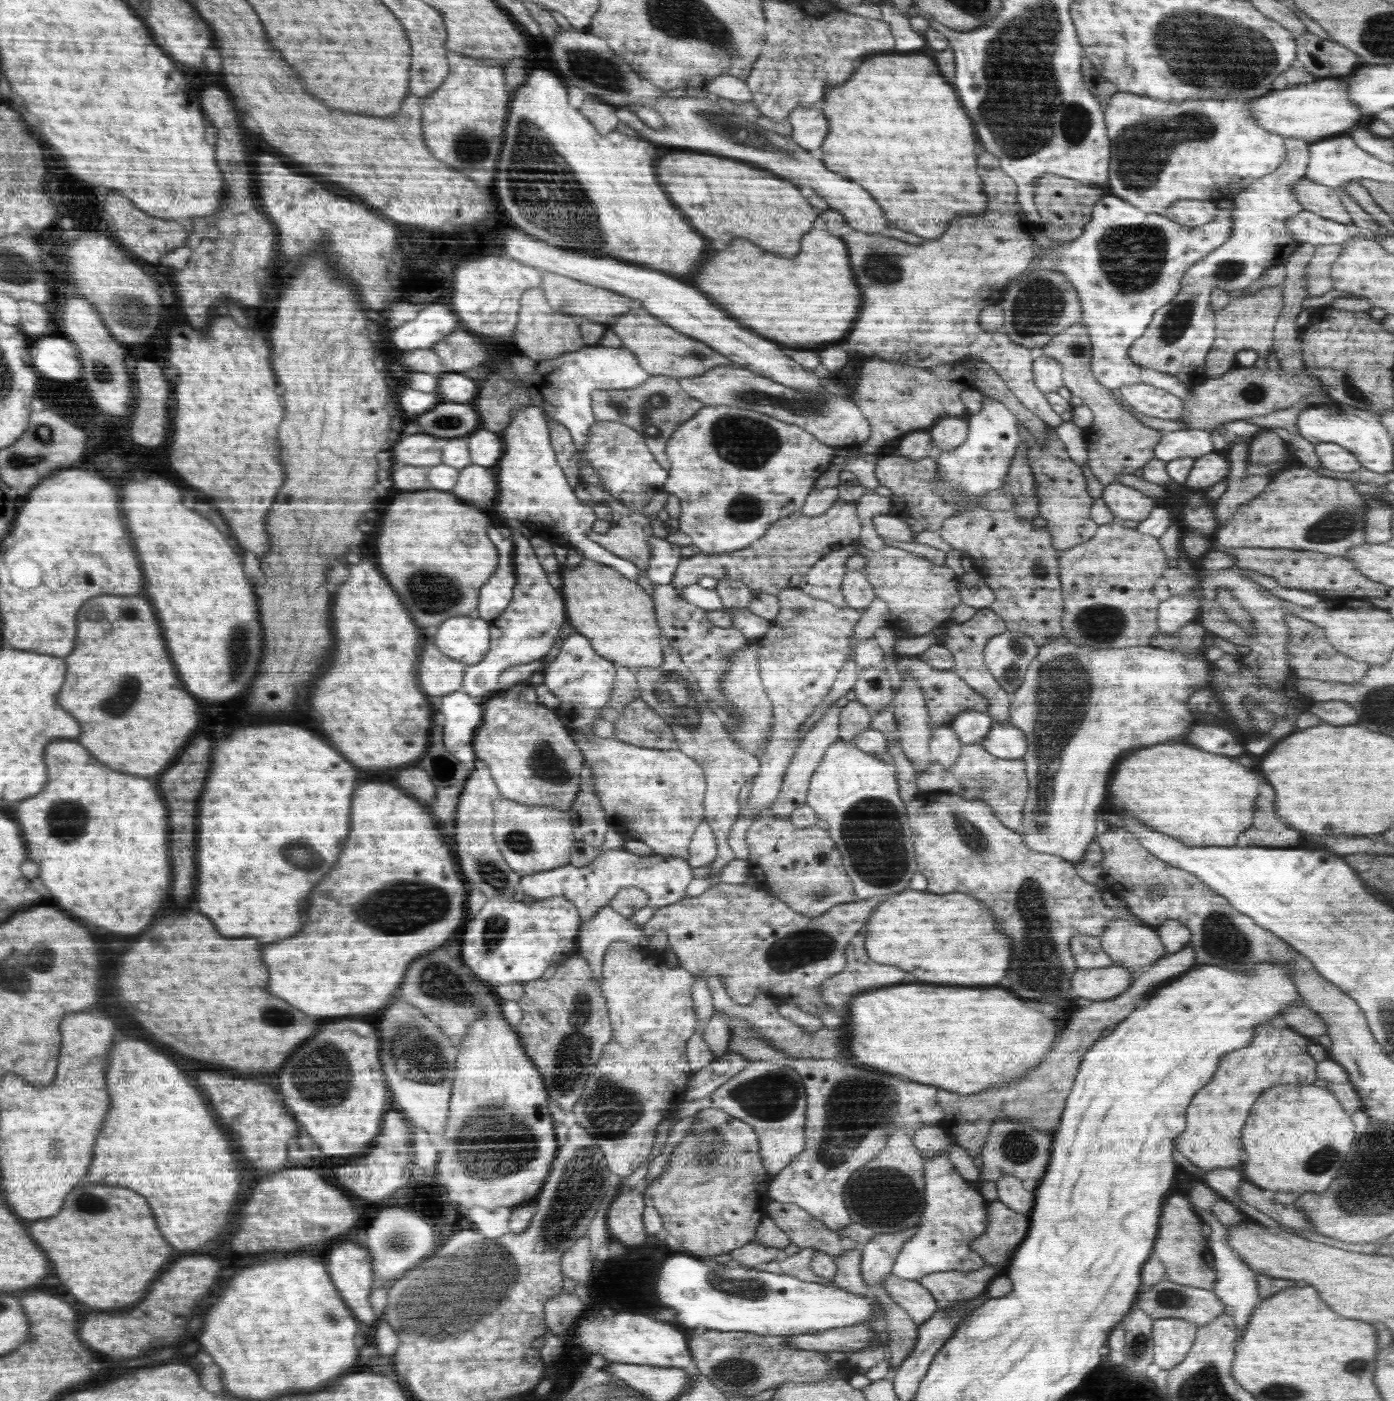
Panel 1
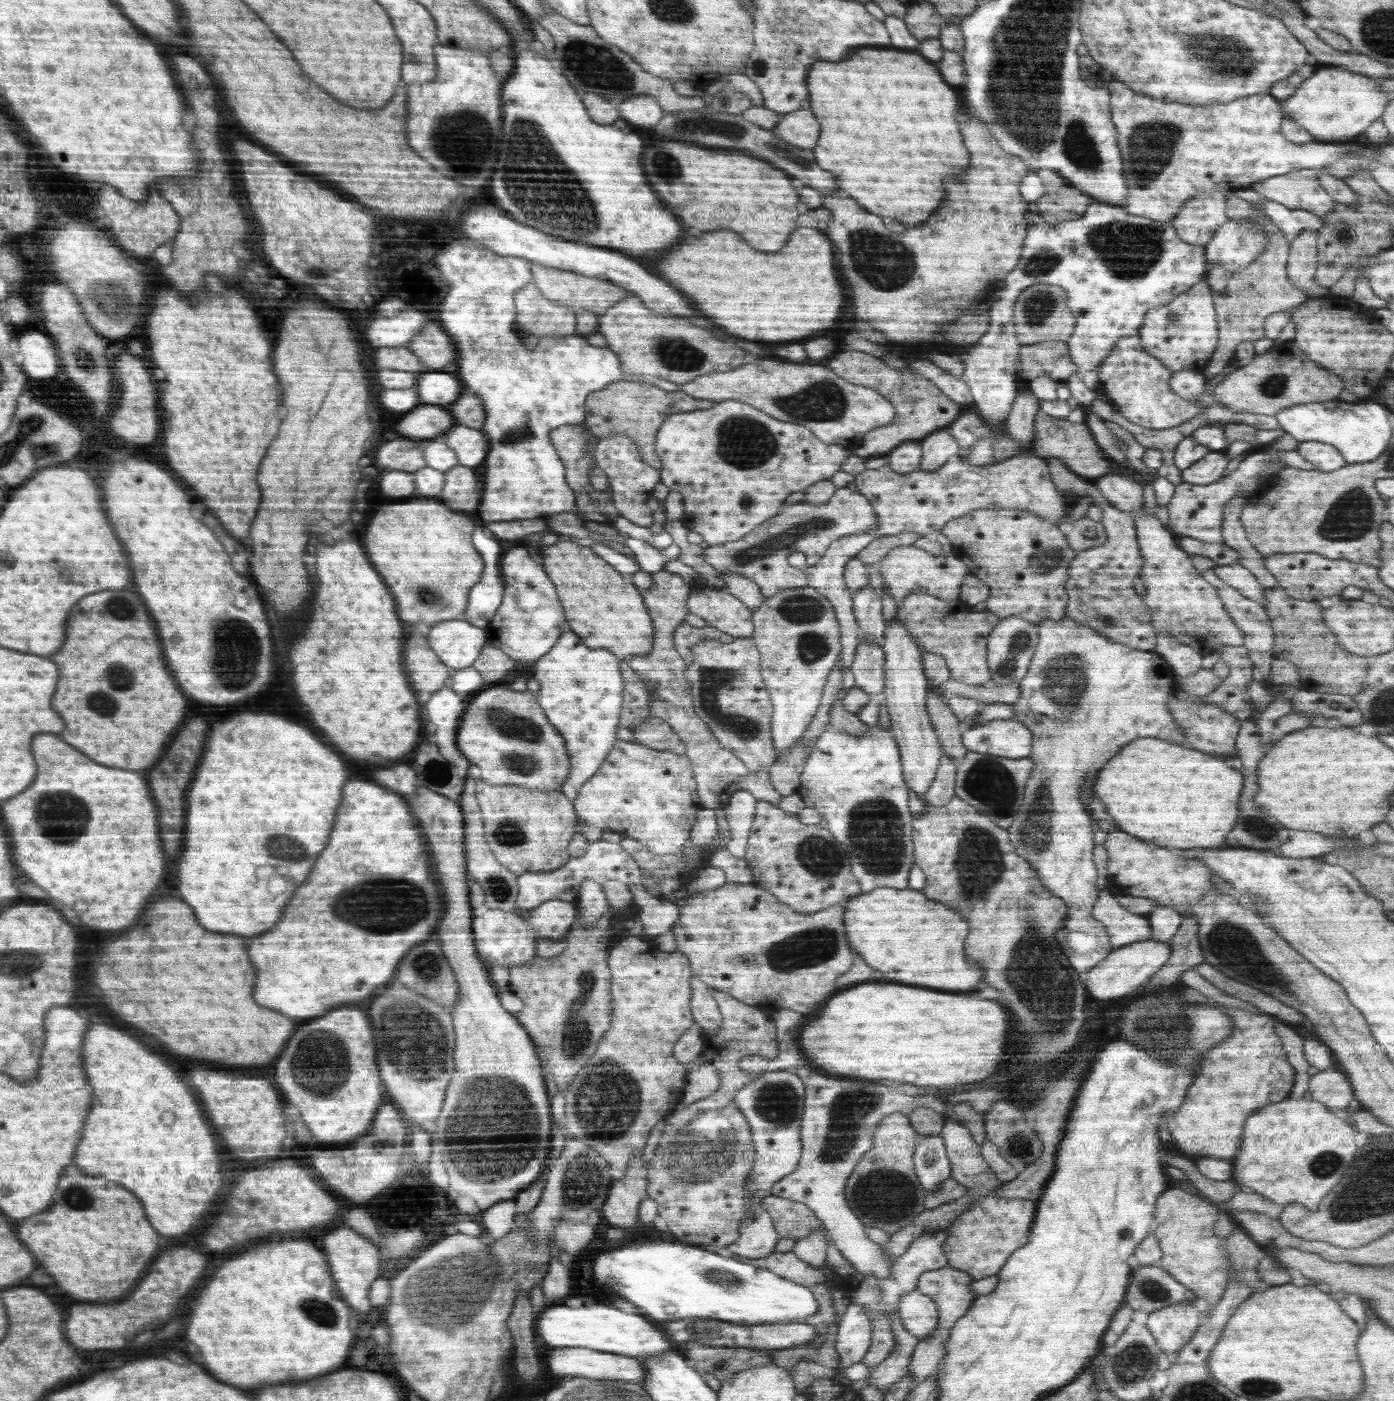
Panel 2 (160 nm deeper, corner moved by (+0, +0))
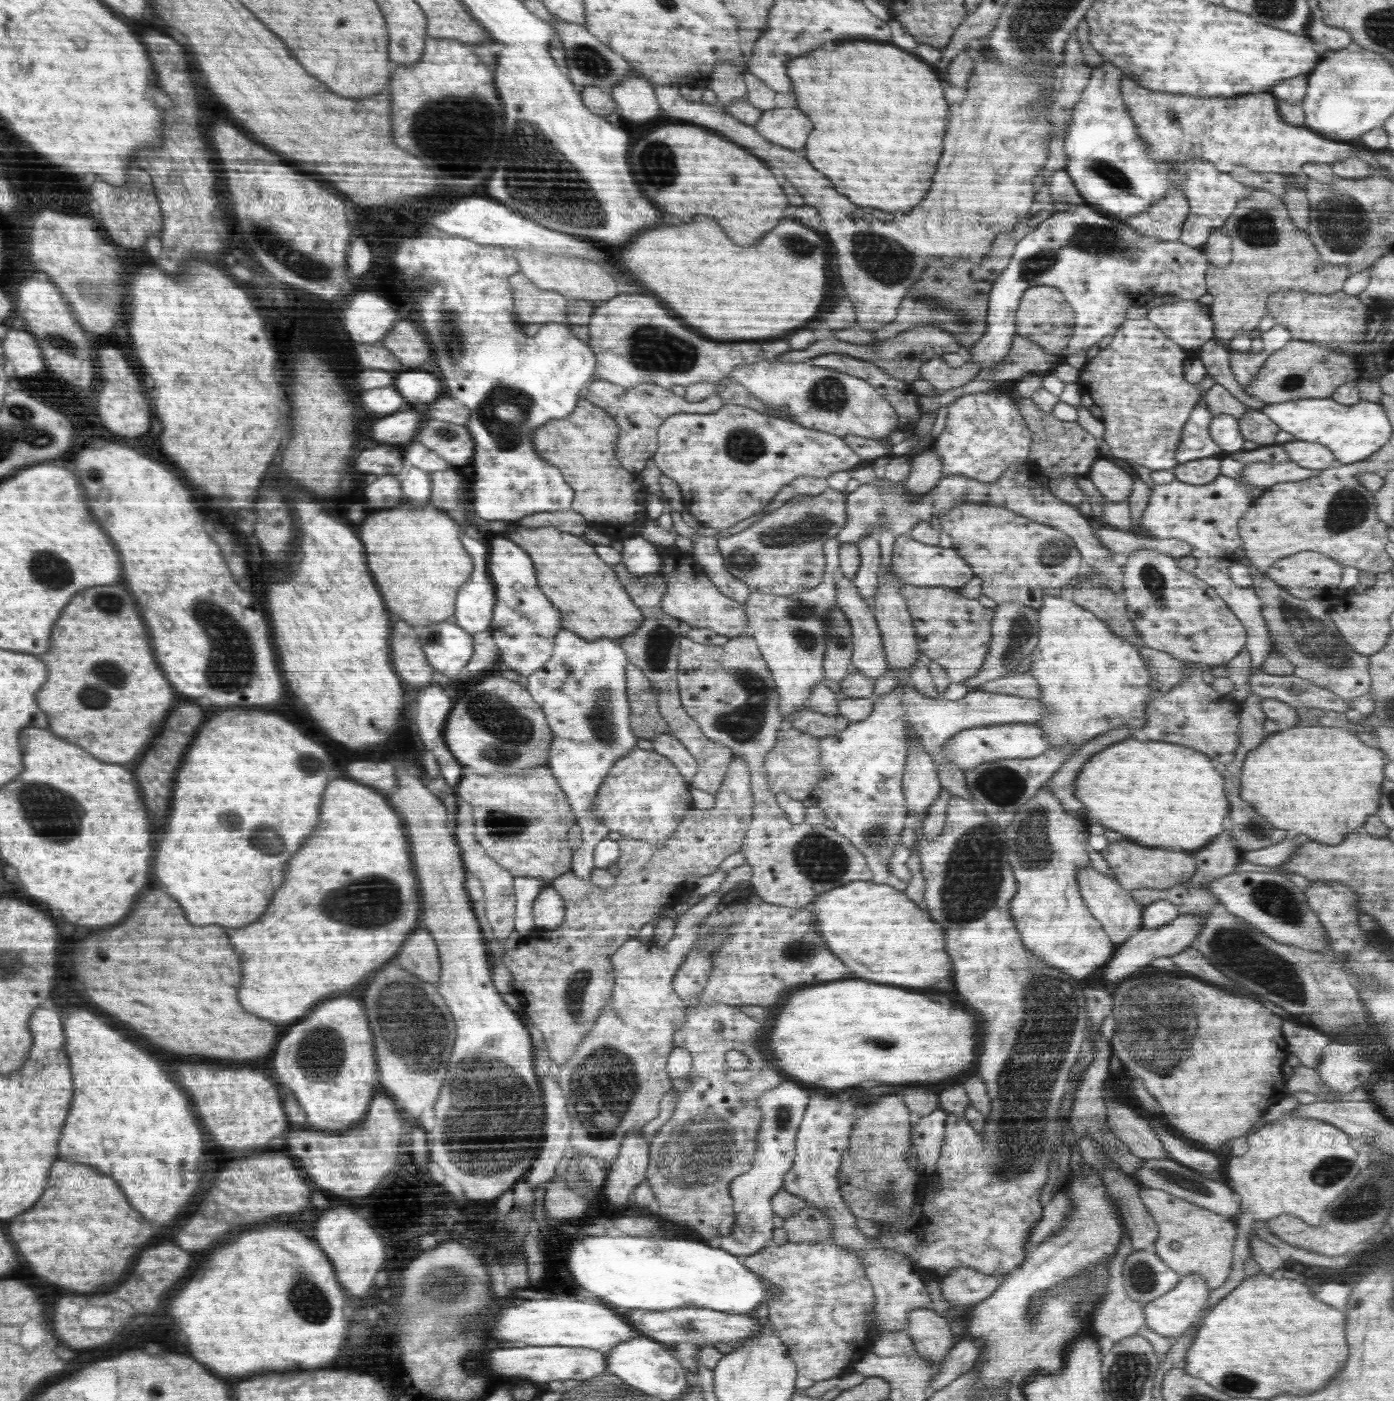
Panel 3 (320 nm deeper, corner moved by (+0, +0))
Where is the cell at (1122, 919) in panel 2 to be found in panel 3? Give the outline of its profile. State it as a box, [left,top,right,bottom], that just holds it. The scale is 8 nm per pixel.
[1077,864,1144,946]

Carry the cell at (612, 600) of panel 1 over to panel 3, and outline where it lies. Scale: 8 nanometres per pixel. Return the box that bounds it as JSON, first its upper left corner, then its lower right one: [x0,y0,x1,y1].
[506,525,644,642]

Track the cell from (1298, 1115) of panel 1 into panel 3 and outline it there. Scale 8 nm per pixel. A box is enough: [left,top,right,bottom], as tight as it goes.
[1165,1116,1361,1368]

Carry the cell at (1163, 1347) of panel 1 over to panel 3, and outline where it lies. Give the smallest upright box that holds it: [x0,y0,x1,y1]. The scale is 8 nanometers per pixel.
[1143,1274,1210,1338]

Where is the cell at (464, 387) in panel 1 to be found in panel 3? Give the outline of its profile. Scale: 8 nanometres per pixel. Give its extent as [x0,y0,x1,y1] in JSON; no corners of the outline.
[396,370,446,406]

